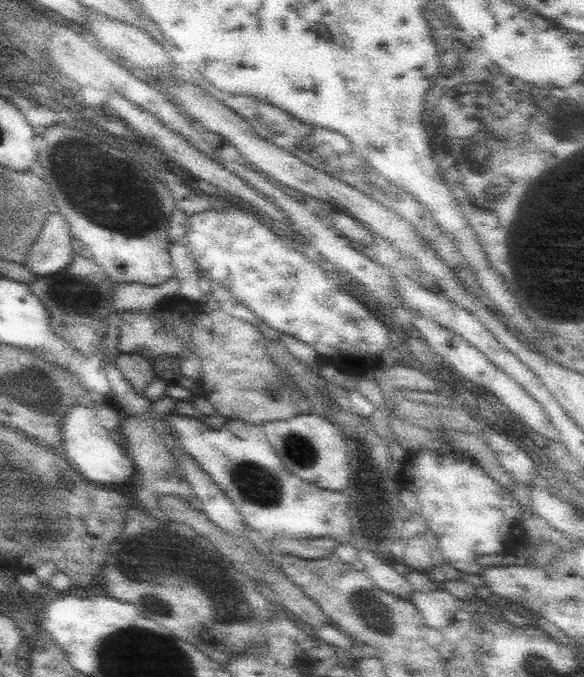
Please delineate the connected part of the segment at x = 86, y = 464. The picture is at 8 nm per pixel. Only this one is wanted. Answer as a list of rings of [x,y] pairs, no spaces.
[[[81,404],[73,406],[61,426],[61,444],[63,444],[63,456],[89,480],[89,482],[99,482],[99,484],[109,484],[109,482],[127,482],[135,470],[133,460],[127,456],[125,446],[121,444],[121,438],[111,436],[101,422],[97,420],[97,414],[91,408],[85,408]]]

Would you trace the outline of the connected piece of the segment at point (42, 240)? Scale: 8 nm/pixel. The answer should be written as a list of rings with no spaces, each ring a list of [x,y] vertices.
[[[49,214],[41,234],[33,242],[29,256],[25,258],[23,266],[25,270],[33,272],[35,276],[49,276],[65,270],[75,252],[71,250],[71,230],[69,222],[61,214]]]

